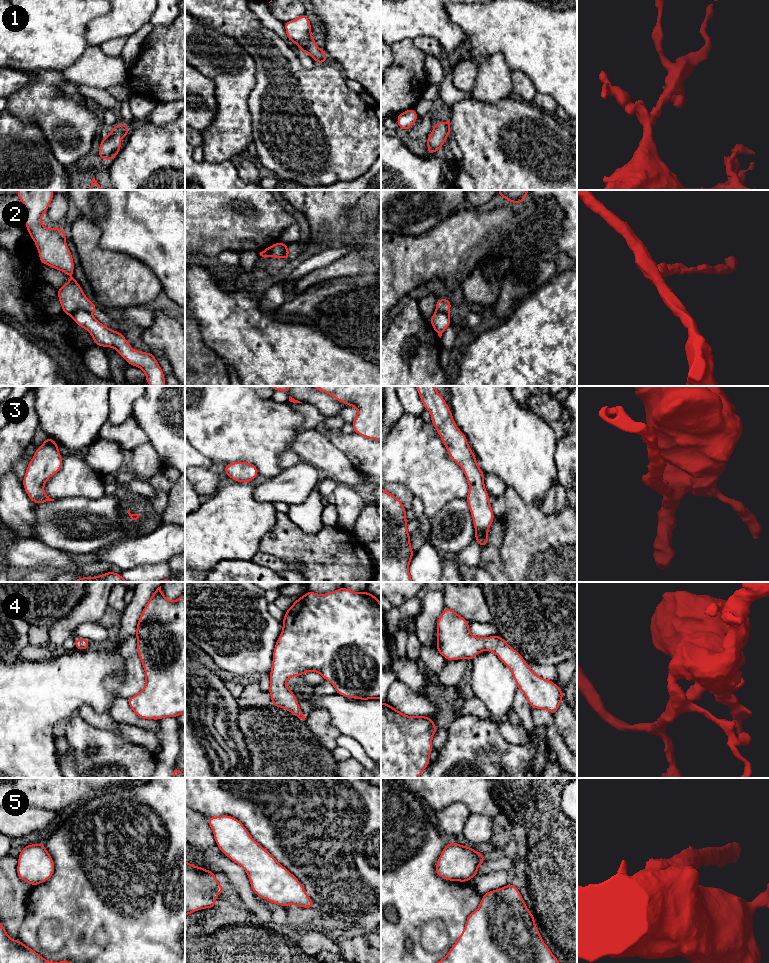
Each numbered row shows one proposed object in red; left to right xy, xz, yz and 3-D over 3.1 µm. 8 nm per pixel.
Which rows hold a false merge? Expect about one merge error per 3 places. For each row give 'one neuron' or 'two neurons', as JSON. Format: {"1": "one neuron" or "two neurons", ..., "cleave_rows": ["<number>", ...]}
{"1": "one neuron", "2": "two neurons", "3": "one neuron", "4": "one neuron", "5": "one neuron", "cleave_rows": ["2"]}

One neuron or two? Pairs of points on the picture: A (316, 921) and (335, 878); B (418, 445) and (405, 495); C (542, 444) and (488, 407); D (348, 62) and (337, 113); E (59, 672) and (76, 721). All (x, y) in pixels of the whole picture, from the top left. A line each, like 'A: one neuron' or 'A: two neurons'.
A: one neuron
B: two neurons
C: one neuron
D: two neurons
E: two neurons

